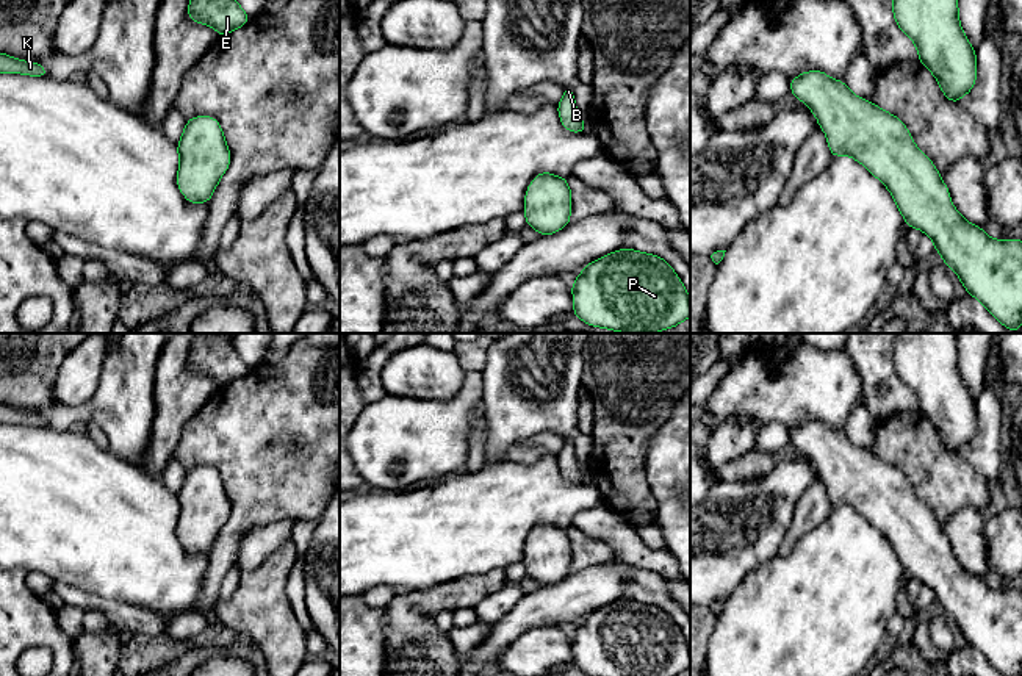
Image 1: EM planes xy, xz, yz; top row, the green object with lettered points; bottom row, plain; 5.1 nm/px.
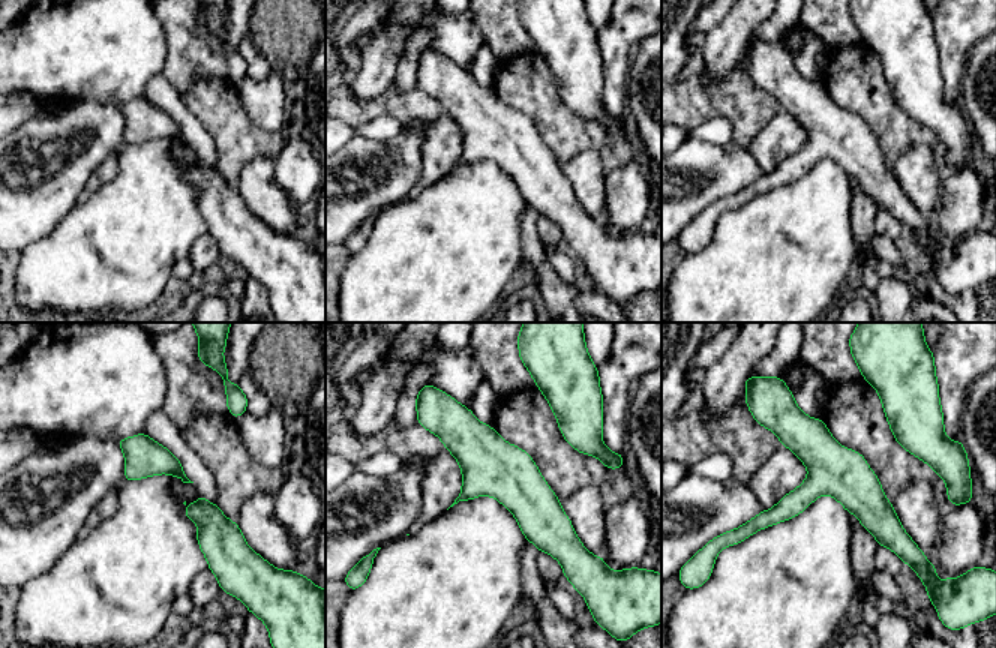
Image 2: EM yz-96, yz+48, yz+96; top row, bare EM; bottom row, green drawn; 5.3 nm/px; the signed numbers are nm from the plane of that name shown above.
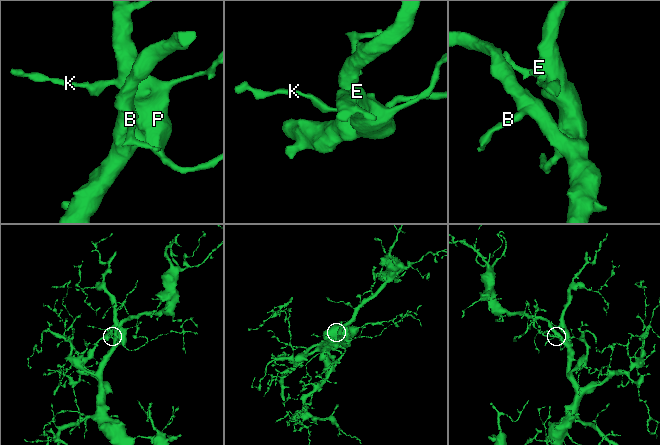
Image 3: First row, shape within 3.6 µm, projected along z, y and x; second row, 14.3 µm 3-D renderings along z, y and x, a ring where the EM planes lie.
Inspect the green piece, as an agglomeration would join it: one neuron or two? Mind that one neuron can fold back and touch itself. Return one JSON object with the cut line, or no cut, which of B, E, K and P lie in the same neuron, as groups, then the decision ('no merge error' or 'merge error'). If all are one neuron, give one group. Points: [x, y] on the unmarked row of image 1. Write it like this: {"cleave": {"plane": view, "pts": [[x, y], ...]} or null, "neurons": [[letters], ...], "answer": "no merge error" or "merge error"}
{"cleave": null, "neurons": [["B", "E", "K", "P"]], "answer": "no merge error"}

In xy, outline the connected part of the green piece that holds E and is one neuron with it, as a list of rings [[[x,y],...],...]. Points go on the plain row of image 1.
[[[200,335],[191,344],[188,368],[193,372],[210,376],[221,388],[250,371],[225,335]]]

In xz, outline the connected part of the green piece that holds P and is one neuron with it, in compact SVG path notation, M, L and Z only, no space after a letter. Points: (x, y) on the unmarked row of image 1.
M620 599L588 613L571 635L573 663L588 676L679 676L690 667L690 648L673 618L653 604Z

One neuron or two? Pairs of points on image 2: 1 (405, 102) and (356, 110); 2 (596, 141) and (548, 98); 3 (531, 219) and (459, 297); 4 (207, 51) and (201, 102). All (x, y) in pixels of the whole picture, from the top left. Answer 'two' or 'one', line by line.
1: one
2: one
3: two
4: two

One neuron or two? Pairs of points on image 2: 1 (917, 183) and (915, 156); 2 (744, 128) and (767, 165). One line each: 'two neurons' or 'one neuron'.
1: one neuron
2: two neurons

